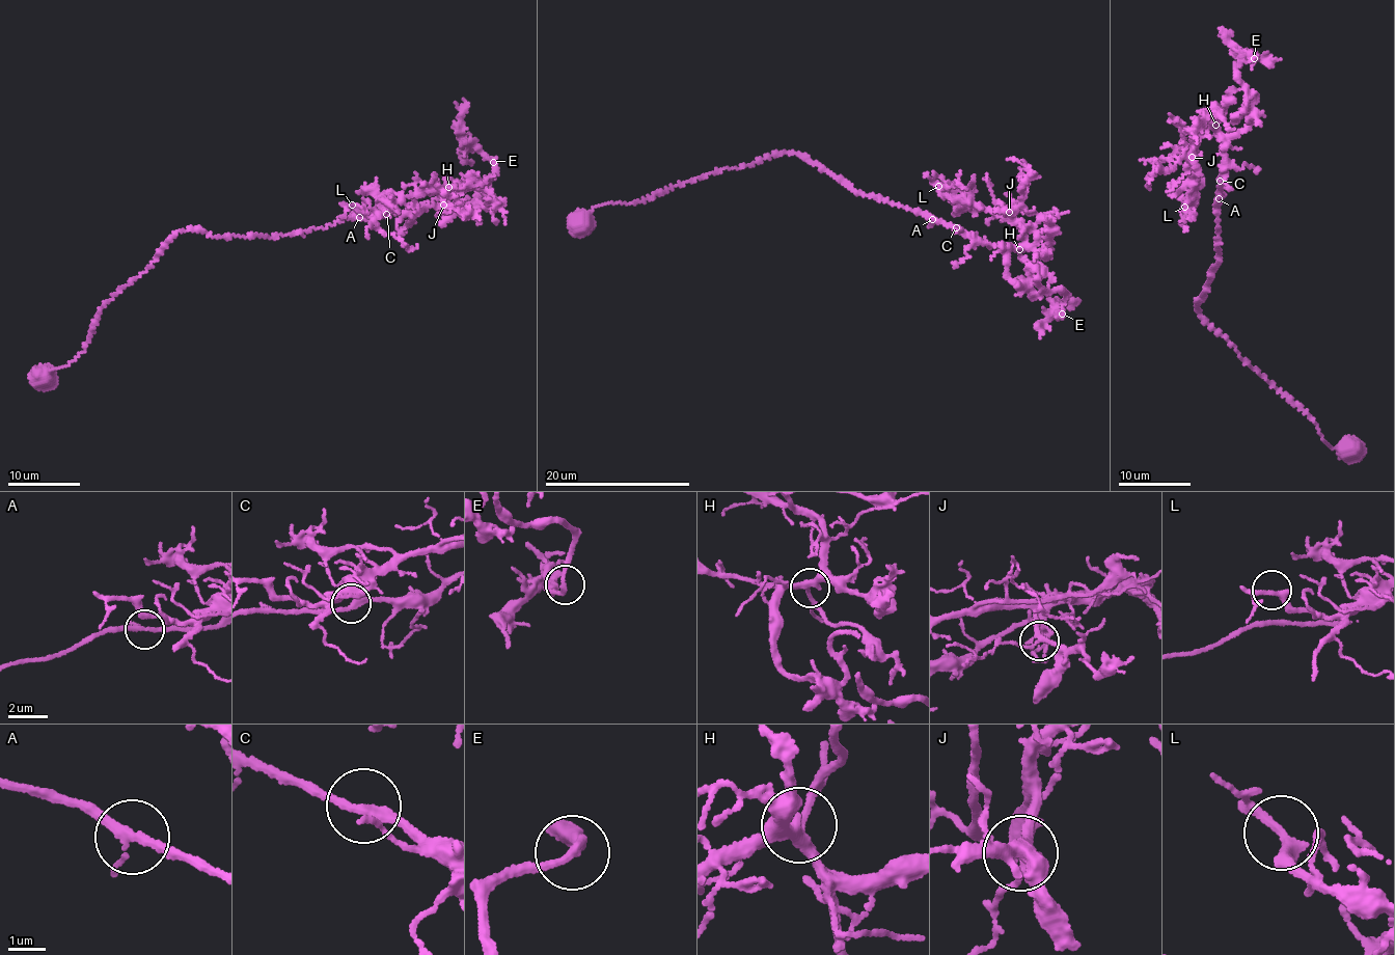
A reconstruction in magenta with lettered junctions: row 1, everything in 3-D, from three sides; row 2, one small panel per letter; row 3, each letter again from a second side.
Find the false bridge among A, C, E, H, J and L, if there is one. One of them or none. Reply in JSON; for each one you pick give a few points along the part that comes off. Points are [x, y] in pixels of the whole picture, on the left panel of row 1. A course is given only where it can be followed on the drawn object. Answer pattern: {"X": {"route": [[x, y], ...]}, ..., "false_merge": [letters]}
{"false_merge": []}

